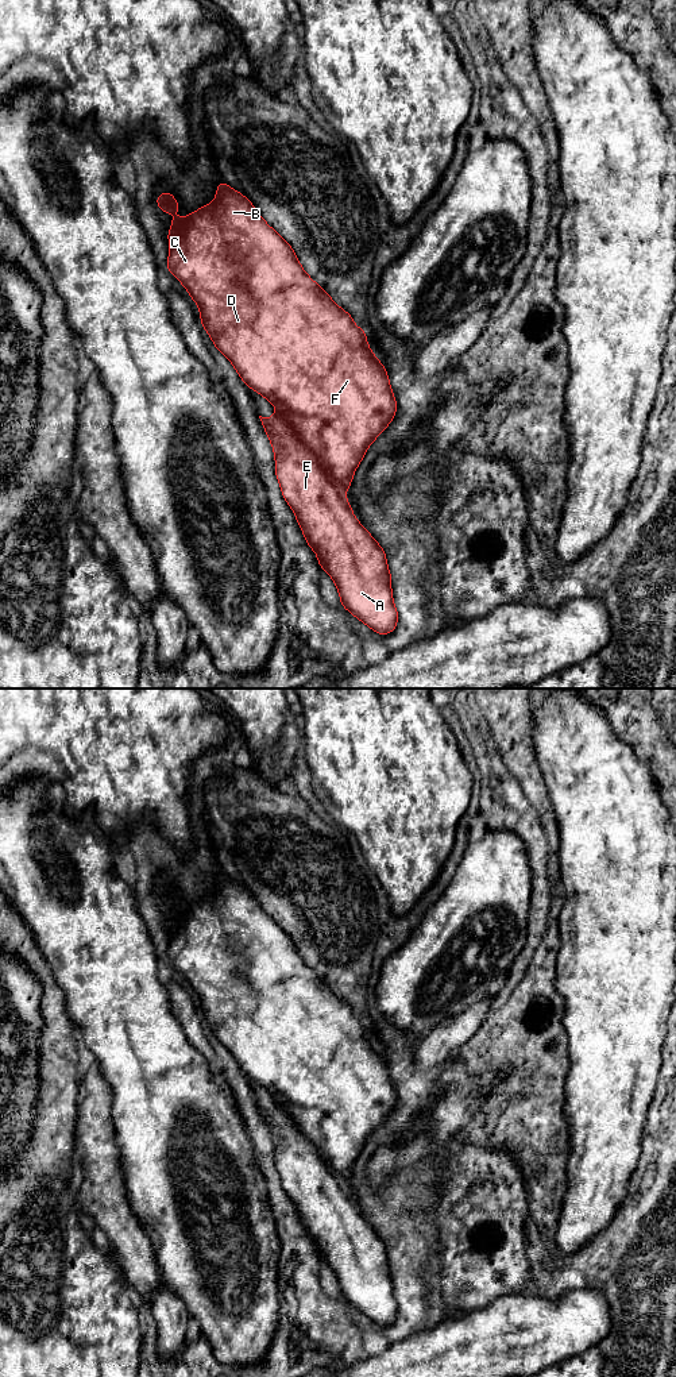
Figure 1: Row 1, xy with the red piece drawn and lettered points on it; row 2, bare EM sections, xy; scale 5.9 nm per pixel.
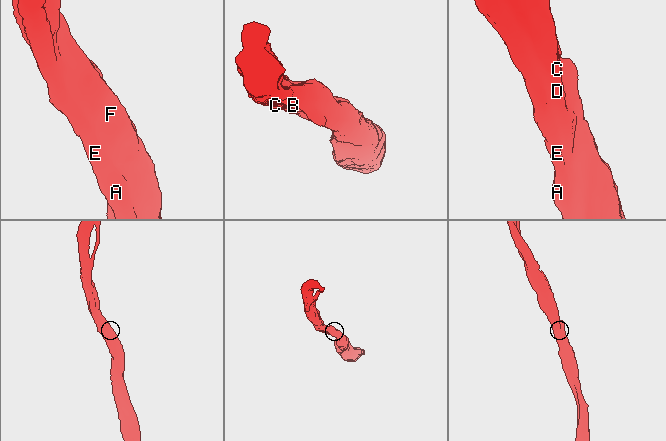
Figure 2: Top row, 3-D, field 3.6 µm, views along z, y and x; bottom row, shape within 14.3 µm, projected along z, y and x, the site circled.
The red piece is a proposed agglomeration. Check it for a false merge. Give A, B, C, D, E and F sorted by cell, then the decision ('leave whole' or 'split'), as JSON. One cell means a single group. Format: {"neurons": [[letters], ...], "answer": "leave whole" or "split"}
{"neurons": [["A", "B", "C", "D", "E", "F"]], "answer": "leave whole"}

